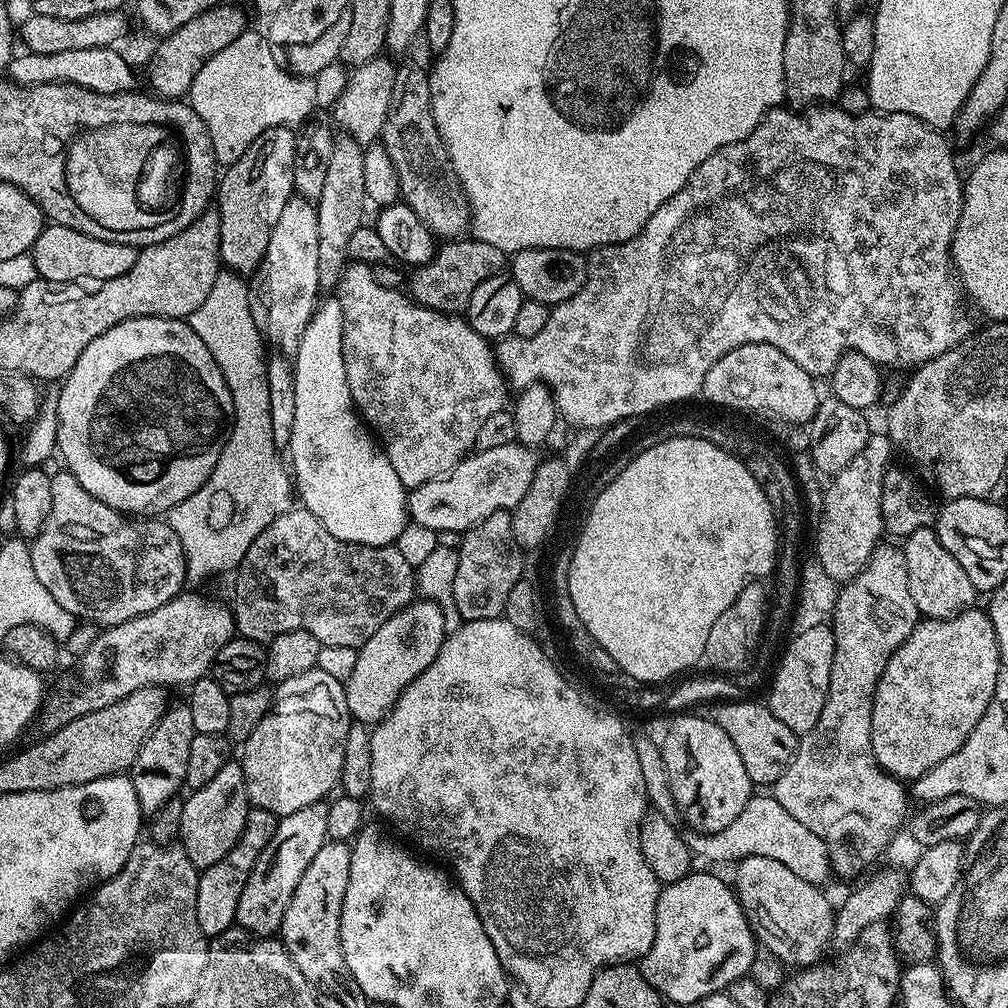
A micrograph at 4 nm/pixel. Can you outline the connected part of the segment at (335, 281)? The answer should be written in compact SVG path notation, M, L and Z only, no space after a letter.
M348 138L337 139L332 146L330 166L326 169L326 179L322 194L314 201L318 214L318 278L321 289L335 289L340 283L348 260L348 247L354 230L365 223L364 183L362 182L365 149Z

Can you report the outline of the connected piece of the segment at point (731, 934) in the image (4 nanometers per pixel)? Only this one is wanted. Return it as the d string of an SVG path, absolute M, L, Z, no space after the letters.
M693 870L689 872L686 878L682 878L673 884L665 884L660 889L660 897L656 903L656 933L654 934L654 942L650 946L650 950L644 956L643 960L639 961L638 967L640 972L646 978L646 982L650 982L650 986L654 986L654 990L658 990L661 997L665 1001L668 1000L672 1004L683 1004L689 1006L692 1003L698 1002L699 999L706 998L707 995L714 995L716 993L723 993L731 986L738 978L749 975L752 971L752 964L758 959L758 941L755 932L752 931L751 924L748 919L744 917L744 912L740 909L740 901L733 889L720 876L715 876L712 872L699 872Z

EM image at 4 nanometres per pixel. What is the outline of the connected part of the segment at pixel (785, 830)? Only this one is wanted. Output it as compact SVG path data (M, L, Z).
M753 795L746 802L742 814L726 826L726 830L717 832L694 832L691 830L683 833L686 846L692 851L693 857L704 860L713 860L716 864L728 864L745 860L747 856L761 856L762 858L774 858L782 862L782 866L794 870L798 878L806 882L820 886L830 872L830 848L814 830L806 830L798 818L794 818L787 810L776 801L775 795Z

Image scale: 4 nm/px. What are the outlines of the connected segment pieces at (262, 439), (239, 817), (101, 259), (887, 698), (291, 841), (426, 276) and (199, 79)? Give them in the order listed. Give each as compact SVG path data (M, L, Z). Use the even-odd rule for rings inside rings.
M231 270L221 271L210 294L206 294L206 302L202 302L202 306L198 306L198 310L186 318L194 334L206 342L206 350L214 354L214 362L218 362L218 370L222 370L222 378L226 378L226 386L230 386L230 394L234 398L232 433L210 478L206 478L203 486L190 494L186 502L178 502L178 506L174 506L166 516L166 523L178 536L178 542L182 542L184 557L188 560L188 576L196 580L216 576L219 572L231 573L239 568L246 550L250 550L250 542L254 542L254 538L258 538L258 534L262 534L262 530L266 530L274 518L294 507L294 481L285 461L284 464L280 461L281 453L274 442L274 434L270 434L270 390L266 387L264 352L266 344L250 314L248 284L240 280L243 279Z
M236 758L229 759L228 764L222 766L210 782L206 782L206 786L193 788L187 794L189 796L186 796L182 806L179 843L196 869L203 870L230 854L246 826L250 801L243 763Z
M49 223L38 234L31 250L34 270L41 280L52 284L68 284L71 280L109 280L126 274L136 261L137 248L122 242L106 242L102 238L90 238L82 230L70 230L70 226Z
M983 607L967 608L945 620L921 619L878 678L872 711L872 749L878 766L901 782L911 782L950 758L986 714L999 669L998 638Z
M319 800L310 806L302 806L302 810L294 810L294 814L277 819L274 838L270 838L266 850L262 850L258 862L254 862L246 890L242 890L242 898L238 898L236 924L245 932L261 938L272 938L279 933L286 906L290 906L290 897L294 895L302 873L328 839L327 814L328 804Z
M452 238L437 247L430 262L419 265L413 271L416 273L409 278L406 292L417 304L433 308L436 312L460 314L467 309L470 294L474 294L486 278L501 275L505 268L506 254L498 250L498 246L490 246L490 242L475 238Z
M245 30L226 50L218 50L214 58L210 58L198 70L198 74L192 83L190 103L192 110L202 118L206 130L210 134L210 142L214 146L216 163L220 166L234 164L262 134L271 128L282 128L285 126L300 126L313 115L316 108L316 83L315 79L307 76L294 76L280 61L274 58L272 47L268 45L267 39L252 30Z

